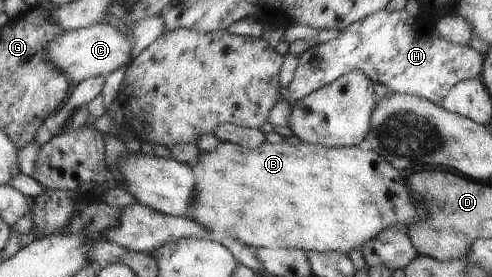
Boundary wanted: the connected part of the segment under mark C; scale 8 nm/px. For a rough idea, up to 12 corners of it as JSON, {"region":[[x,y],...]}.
{"region":[[116,24],[68,30],[51,61],[76,85],[131,61]]}

